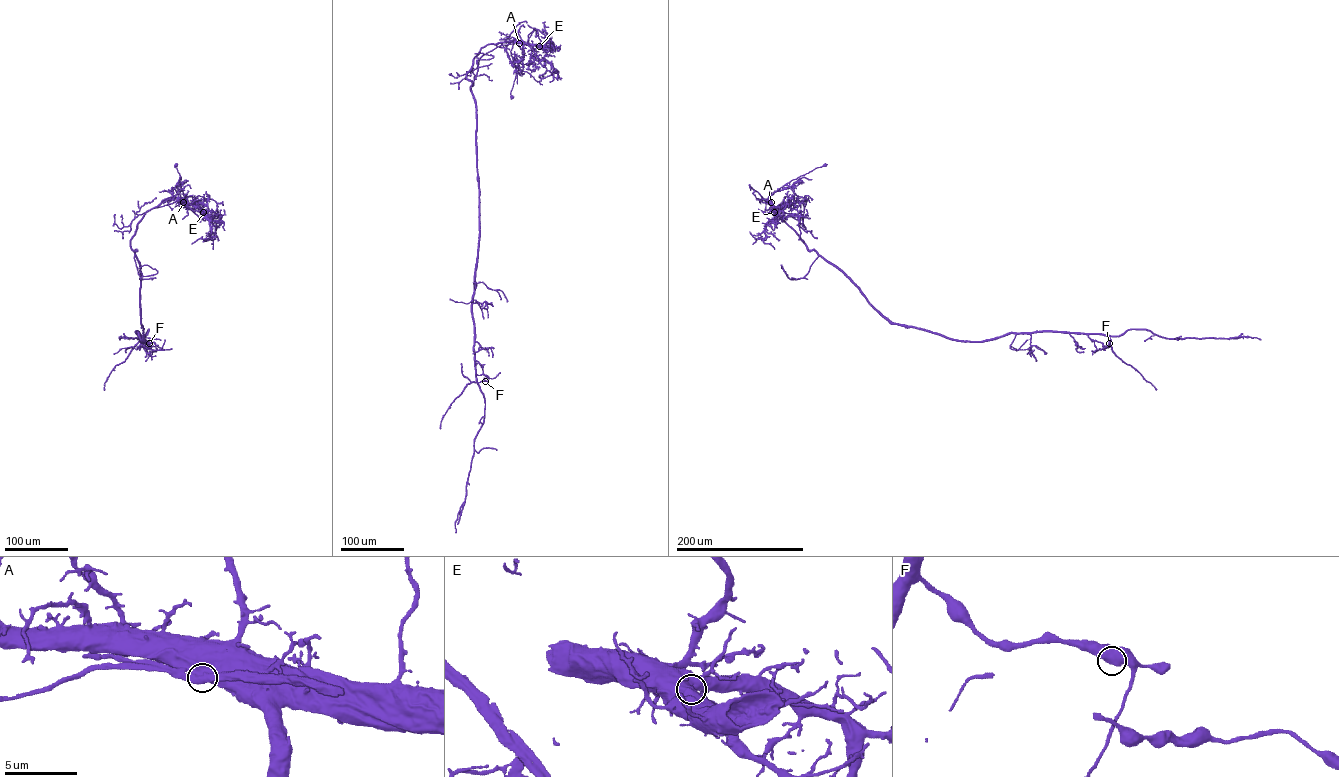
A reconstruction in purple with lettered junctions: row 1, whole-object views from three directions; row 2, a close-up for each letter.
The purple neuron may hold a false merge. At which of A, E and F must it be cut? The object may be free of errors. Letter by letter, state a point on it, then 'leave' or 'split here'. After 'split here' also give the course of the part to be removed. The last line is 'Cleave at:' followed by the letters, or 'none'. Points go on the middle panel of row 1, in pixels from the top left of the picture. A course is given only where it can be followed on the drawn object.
A: (519, 43) | split here | (519, 43), (498, 46), (483, 55), (475, 69), (463, 75), (454, 77), (451, 73)
E: (539, 46) | leave
F: (485, 381) | leave
Cleave at: A

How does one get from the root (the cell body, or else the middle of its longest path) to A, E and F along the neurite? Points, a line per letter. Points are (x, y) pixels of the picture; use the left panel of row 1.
A: (176, 165), (180, 175), (175, 189), (183, 202)
E: (176, 165), (180, 175), (175, 186), (178, 196), (203, 212)
F: (176, 165), (178, 197), (148, 210), (131, 240), (140, 264), (143, 341), (136, 332), (149, 343)

